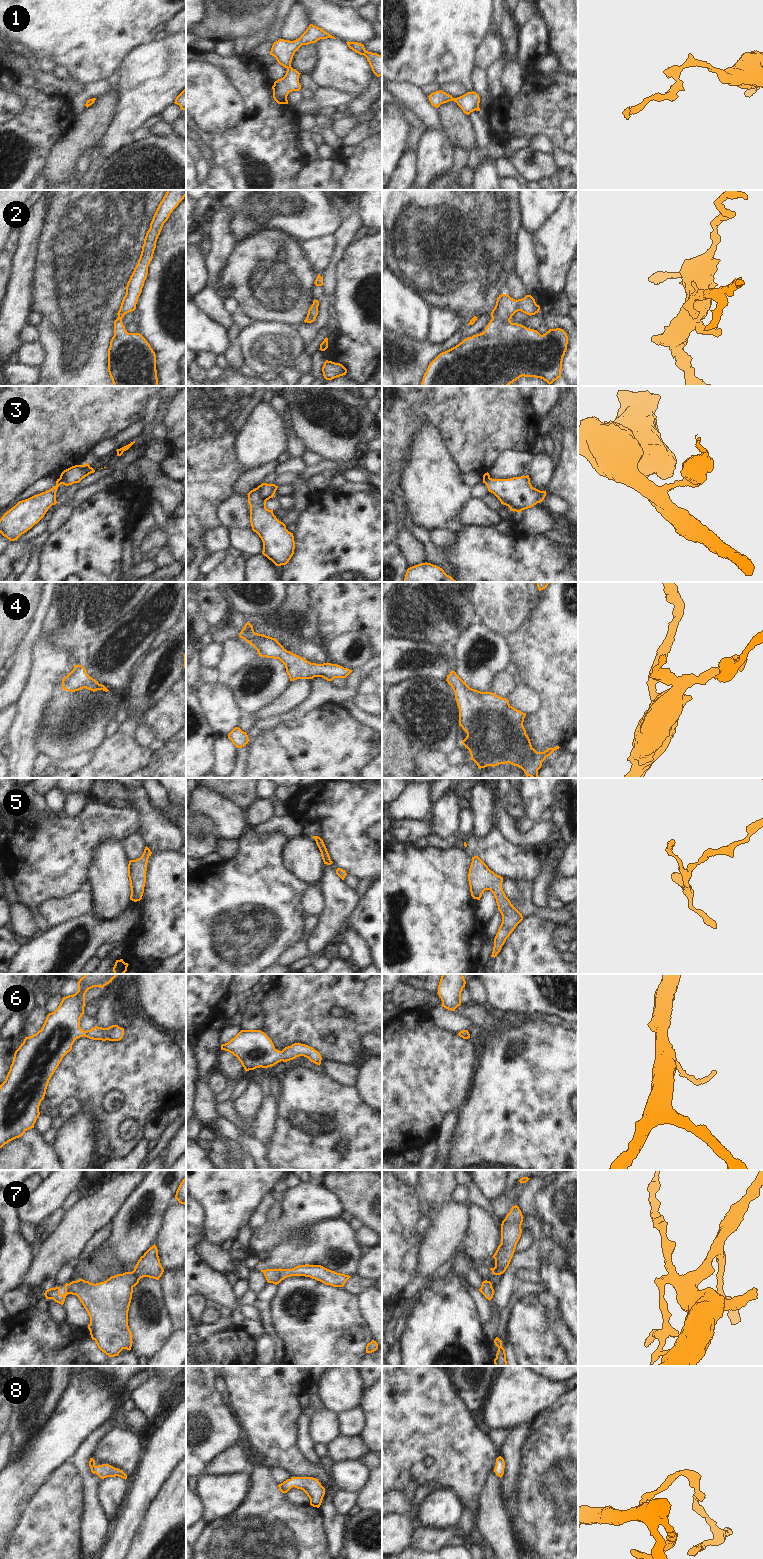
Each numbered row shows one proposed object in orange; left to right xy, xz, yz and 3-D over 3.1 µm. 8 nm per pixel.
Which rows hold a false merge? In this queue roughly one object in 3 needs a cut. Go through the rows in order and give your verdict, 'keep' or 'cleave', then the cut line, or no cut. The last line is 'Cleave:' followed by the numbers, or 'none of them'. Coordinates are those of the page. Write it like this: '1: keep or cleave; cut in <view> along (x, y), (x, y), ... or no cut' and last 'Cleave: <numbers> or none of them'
1: keep; no cut
2: keep; no cut
3: cleave; cut in xz along (256, 488), (259, 496), (265, 501)
4: keep; no cut
5: keep; no cut
6: keep; no cut
7: cleave; cut in xy along (69, 1284), (69, 1291), (67, 1293)
8: keep; no cut
Cleave: 3, 7

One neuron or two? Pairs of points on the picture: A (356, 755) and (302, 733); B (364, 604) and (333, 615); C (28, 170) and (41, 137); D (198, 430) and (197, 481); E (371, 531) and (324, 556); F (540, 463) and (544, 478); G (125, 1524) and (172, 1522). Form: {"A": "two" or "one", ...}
{"A": "one", "B": "one", "C": "one", "D": "one", "E": "one", "F": "one", "G": "two"}

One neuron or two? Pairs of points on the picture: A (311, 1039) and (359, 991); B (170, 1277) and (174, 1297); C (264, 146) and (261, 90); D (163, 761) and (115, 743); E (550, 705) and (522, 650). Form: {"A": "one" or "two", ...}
{"A": "one", "B": "one", "C": "one", "D": "two", "E": "one"}

